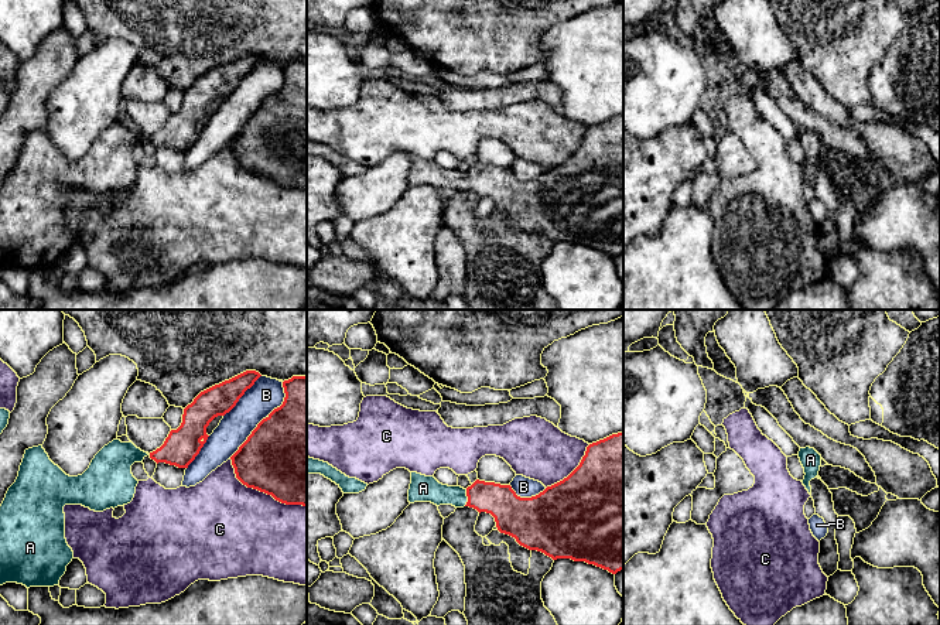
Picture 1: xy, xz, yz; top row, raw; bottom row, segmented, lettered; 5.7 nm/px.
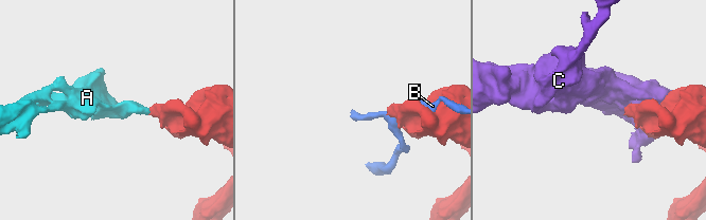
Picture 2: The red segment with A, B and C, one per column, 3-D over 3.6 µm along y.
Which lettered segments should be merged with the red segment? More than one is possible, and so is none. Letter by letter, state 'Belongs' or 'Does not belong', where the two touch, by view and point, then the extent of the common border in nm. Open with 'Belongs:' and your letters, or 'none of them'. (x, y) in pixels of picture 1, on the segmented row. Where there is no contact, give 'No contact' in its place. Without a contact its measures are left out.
Belongs: A
A: Belongs. Touches red at xz (468, 498). Shared border 100 nm
B: Does not belong. Touches red at xy (263, 419). Shared border 550 nm
C: Does not belong. Touches red at xy (262, 491). Shared border 500 nm

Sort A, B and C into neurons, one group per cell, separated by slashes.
A / B / C

